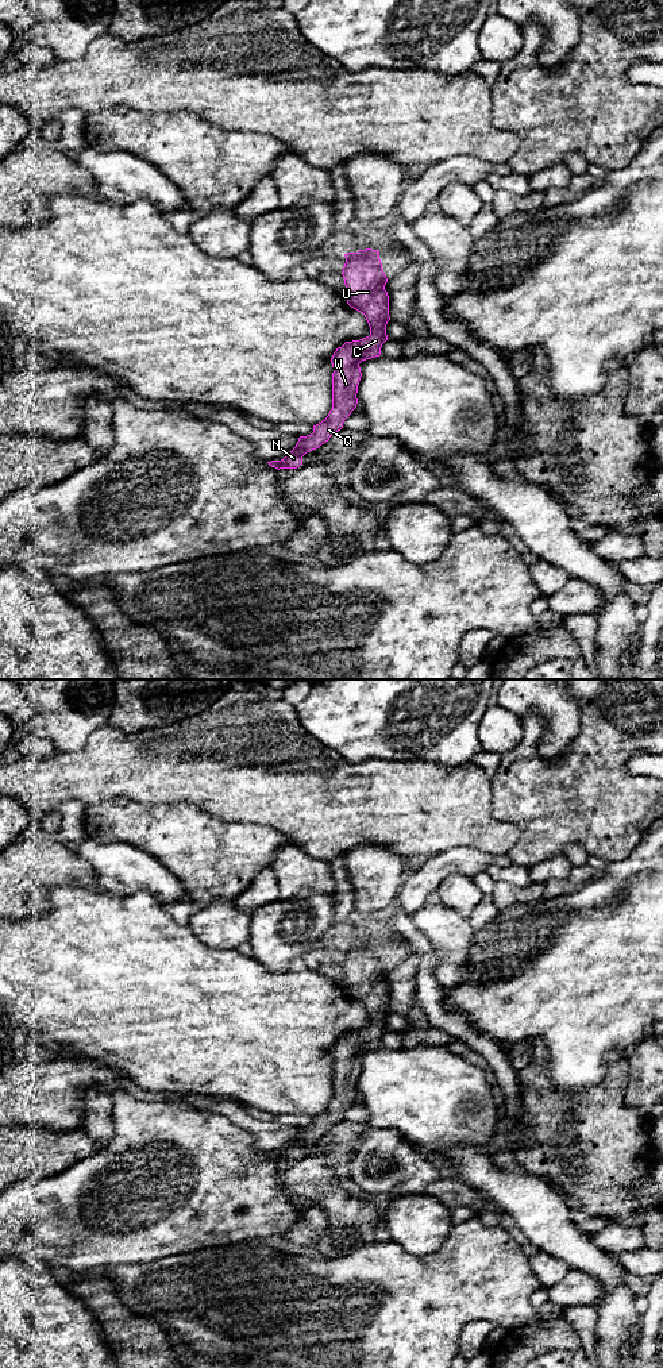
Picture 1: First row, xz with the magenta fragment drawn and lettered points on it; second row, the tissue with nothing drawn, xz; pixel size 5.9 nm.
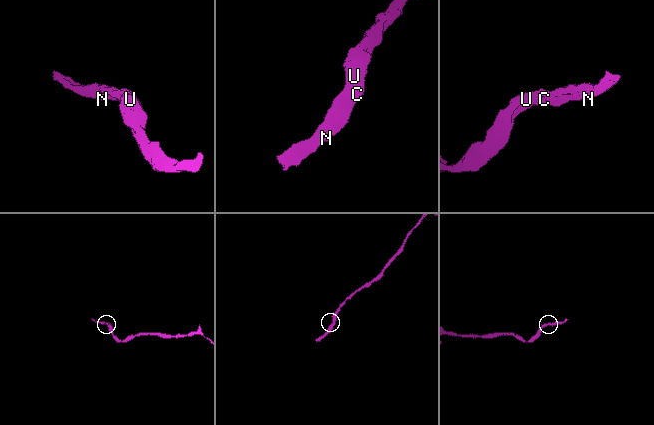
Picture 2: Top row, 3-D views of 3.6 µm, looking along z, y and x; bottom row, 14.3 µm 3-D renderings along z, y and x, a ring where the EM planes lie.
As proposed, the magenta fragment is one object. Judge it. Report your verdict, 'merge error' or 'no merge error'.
no merge error

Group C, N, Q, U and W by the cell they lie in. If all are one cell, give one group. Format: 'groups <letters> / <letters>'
groups C N Q U W

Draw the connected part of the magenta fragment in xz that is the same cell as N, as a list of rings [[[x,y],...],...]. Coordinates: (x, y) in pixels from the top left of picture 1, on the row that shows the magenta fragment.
[[[366,248],[344,254],[346,263],[342,271],[347,304],[363,313],[370,335],[338,347],[331,358],[332,373],[332,409],[313,432],[300,436],[296,447],[281,461],[267,462],[275,469],[297,469],[302,456],[319,448],[343,428],[344,420],[356,408],[358,385],[362,377],[359,363],[381,355],[381,347],[388,340],[386,324],[389,316],[389,296],[385,290],[388,278],[382,270],[379,251]]]

